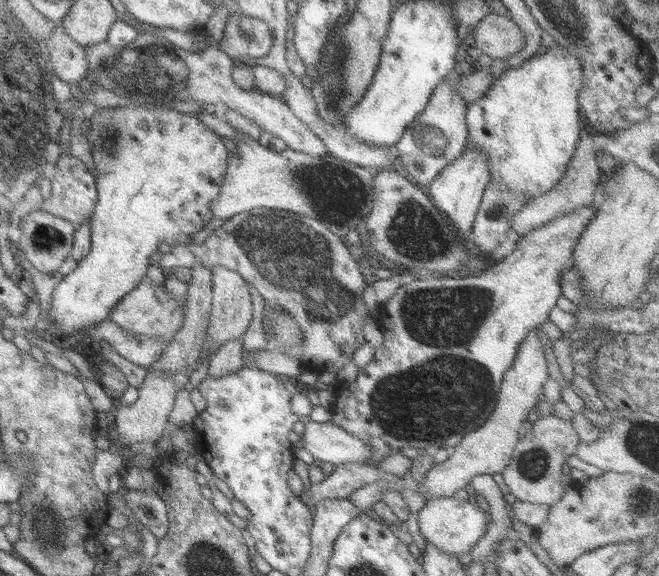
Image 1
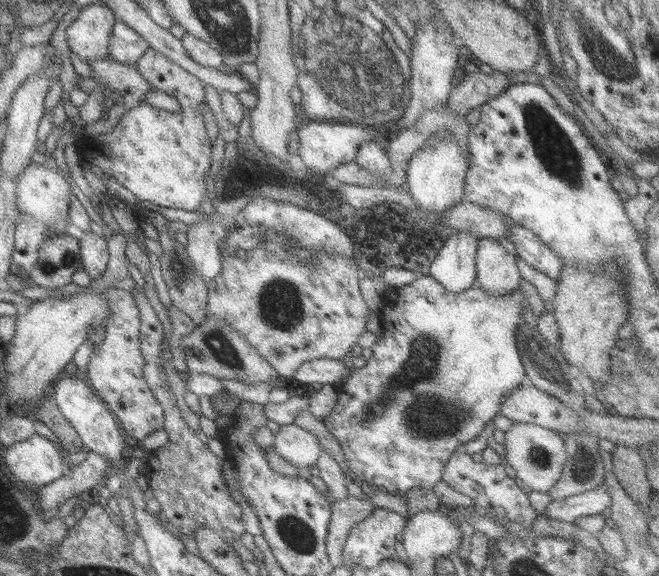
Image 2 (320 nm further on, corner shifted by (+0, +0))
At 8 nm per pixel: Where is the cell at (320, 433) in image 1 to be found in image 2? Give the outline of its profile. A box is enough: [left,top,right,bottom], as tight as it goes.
[272,424,322,469]

